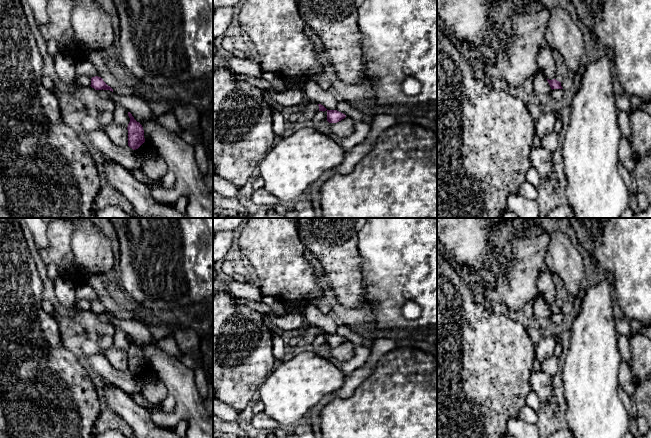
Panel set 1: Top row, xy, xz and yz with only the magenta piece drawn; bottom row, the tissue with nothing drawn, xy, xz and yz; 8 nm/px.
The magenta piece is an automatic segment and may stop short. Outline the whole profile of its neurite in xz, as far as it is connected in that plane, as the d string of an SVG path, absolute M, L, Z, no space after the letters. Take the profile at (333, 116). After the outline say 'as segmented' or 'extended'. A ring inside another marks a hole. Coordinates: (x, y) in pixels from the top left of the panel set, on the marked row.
M327 110L327 121L329 123L337 123L346 117L345 114L337 110Z; as segmented

